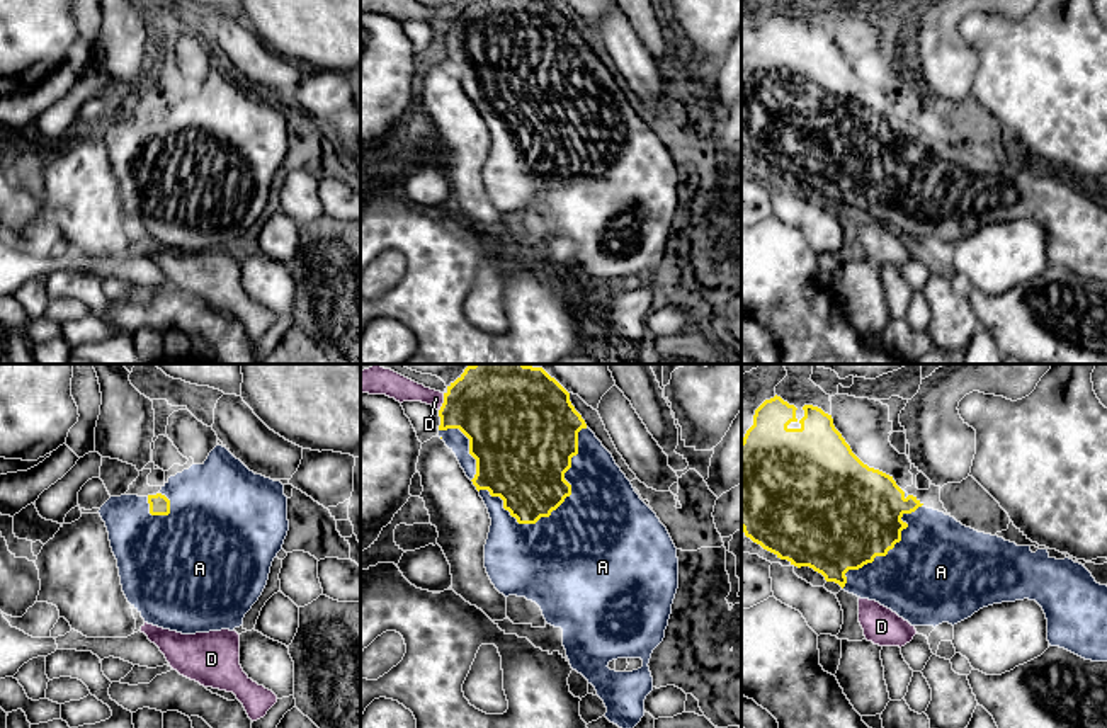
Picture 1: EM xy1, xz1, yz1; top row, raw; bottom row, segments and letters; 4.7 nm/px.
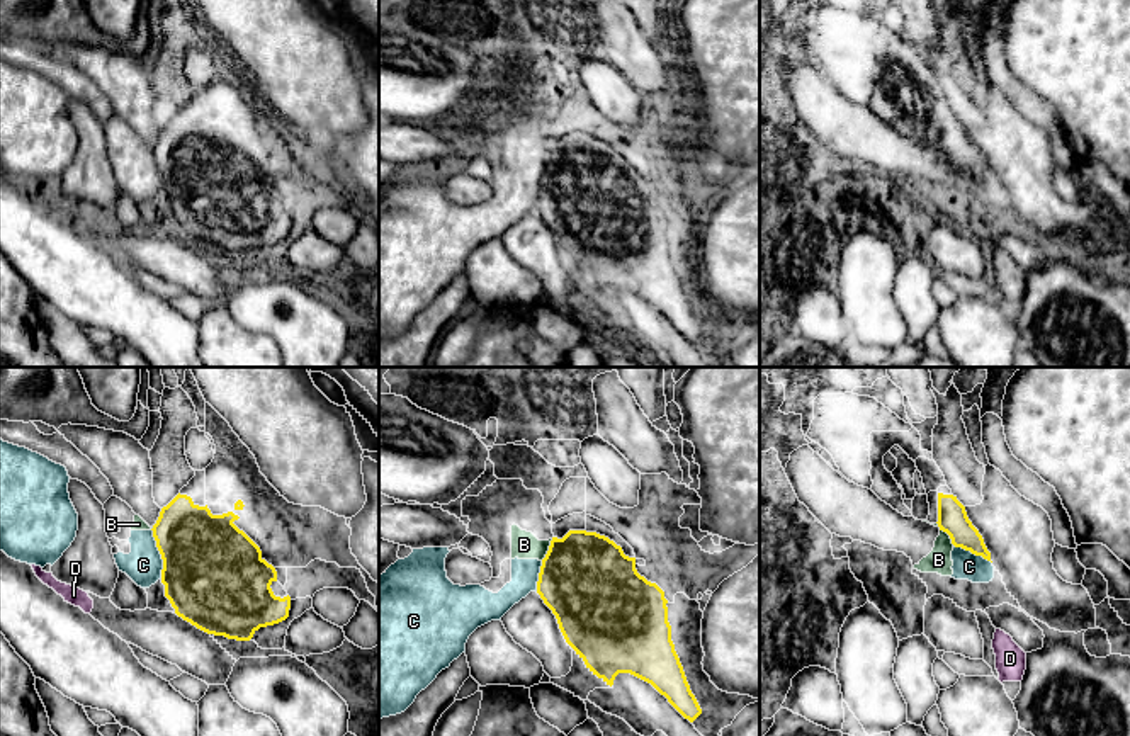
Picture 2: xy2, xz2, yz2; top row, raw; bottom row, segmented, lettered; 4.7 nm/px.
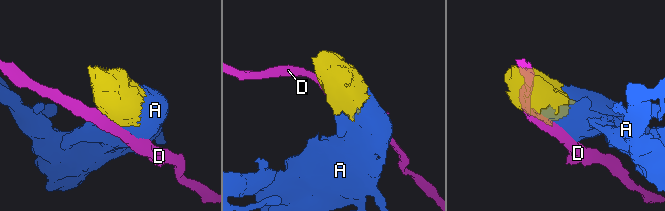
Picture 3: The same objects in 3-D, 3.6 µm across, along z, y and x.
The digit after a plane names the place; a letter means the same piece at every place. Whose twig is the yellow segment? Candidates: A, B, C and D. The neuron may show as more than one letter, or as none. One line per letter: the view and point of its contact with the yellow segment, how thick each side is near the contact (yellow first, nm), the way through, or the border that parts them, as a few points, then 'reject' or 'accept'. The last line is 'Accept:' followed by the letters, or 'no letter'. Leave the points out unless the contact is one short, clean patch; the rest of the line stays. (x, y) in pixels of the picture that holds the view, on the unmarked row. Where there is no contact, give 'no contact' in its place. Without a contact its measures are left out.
A: meets yellow in xz1 at (556, 126); 380 nm thick on the yellow side, 500 nm on the other; accept
B: meets yellow in xz2 at (549, 169); 440 nm thick on the yellow side, 130 nm on the other; border along xz2 (553, 158), (541, 179); reject
C: meets yellow in xy2 at (160, 172); 440 nm thick on the yellow side, 180 nm on the other; border along xy2 (152, 148), (162, 179), (162, 196); reject
D: meets yellow in xz1 at (444, 21); 340 nm thick on the yellow side, 100 nm on the other; border along xz1 (444, 12), (439, 29); reject
Accept: A

